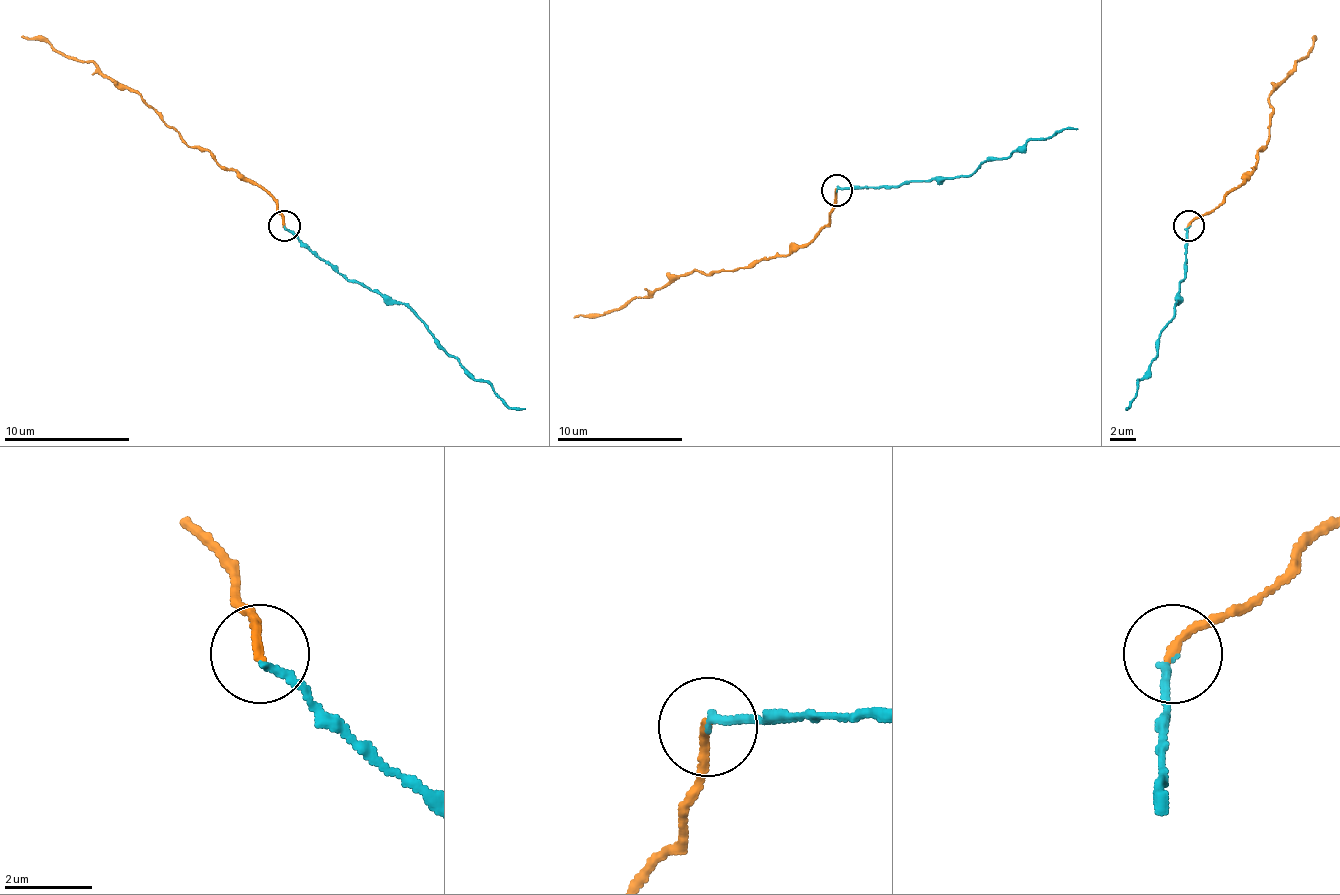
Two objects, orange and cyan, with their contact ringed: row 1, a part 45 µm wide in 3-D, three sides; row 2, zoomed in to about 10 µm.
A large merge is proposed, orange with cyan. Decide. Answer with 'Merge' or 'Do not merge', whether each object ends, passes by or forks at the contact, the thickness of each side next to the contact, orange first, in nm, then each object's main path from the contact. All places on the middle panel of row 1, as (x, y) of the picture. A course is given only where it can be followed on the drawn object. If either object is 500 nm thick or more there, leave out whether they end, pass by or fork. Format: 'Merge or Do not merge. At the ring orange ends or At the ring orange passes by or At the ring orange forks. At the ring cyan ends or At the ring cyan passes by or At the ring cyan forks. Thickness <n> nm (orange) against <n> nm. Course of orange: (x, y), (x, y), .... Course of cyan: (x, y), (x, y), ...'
Merge. At the ring orange ends. At the ring cyan ends. Thickness 200 nm (orange) against 160 nm. Course of orange: (836, 189), (829, 221), (785, 256), (763, 256), (741, 268), (691, 271), (599, 316), (574, 319). Course of cyan: (836, 193), (968, 177), (984, 161), (1019, 152), (1031, 139), (1041, 139), (1063, 129), (1079, 129)

